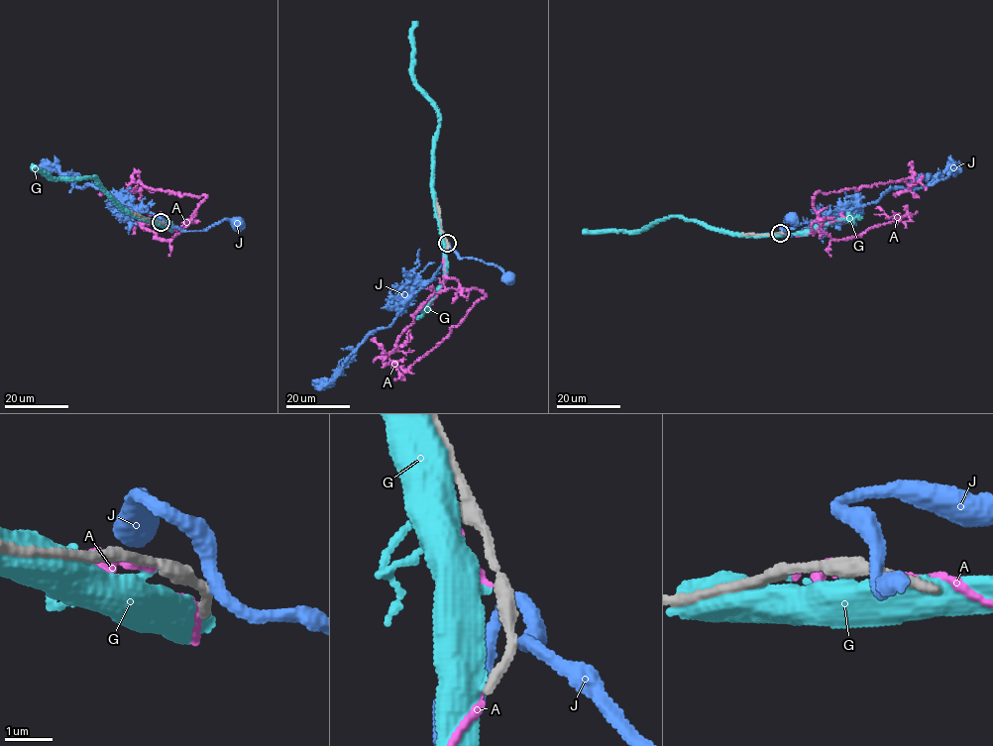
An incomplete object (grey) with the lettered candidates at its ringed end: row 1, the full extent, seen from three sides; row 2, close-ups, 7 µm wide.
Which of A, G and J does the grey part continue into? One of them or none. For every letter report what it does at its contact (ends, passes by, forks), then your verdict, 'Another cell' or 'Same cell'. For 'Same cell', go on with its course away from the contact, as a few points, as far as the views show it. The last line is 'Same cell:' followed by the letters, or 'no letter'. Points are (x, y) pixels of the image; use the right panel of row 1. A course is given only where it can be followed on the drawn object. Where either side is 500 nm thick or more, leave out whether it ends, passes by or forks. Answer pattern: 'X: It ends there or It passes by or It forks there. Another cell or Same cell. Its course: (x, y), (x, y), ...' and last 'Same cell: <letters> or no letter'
A: It passes by. Same cell. Its course: (780, 233), (814, 232), (818, 192), (857, 190), (914, 174), (909, 190), (897, 195)
G: It ends there. Another cell
J: It passes by. Another cell
Same cell: A

